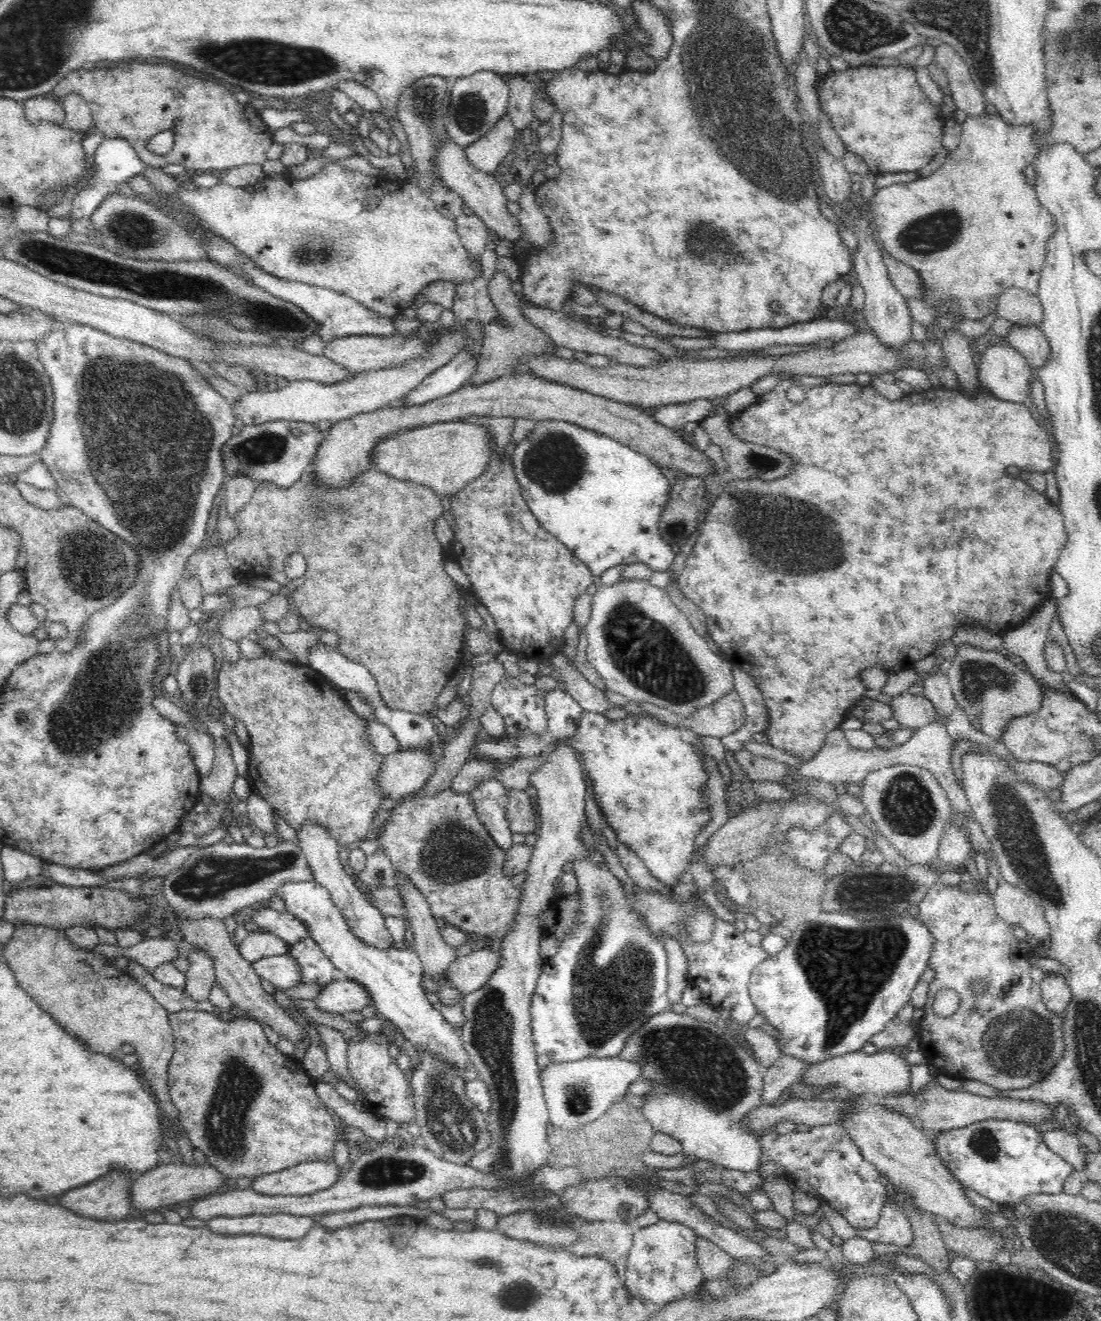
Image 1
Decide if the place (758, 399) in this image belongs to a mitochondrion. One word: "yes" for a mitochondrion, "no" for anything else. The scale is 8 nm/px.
no

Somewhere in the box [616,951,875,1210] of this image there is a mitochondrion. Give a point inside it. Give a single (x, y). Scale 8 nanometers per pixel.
(704, 1064)

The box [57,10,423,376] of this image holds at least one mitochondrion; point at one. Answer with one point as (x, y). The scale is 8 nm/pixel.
(259, 61)

